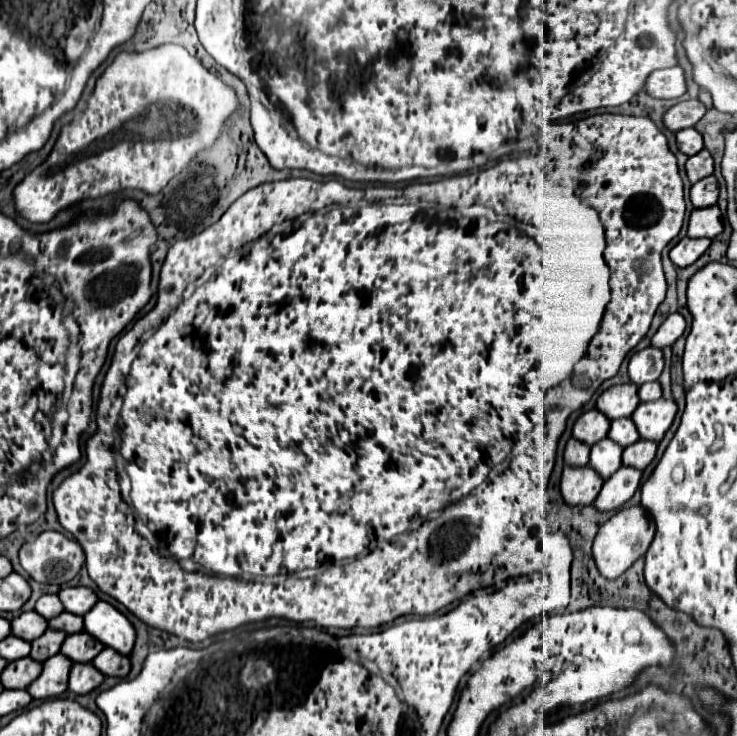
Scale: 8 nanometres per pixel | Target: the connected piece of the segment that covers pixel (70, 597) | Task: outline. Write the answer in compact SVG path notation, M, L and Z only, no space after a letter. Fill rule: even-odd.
M77 586L77 588L63 588L59 592L59 600L67 612L83 616L87 612L87 608L91 608L97 602L97 596L91 588Z

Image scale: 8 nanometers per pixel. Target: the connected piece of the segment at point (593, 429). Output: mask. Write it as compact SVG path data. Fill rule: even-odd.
M589 410L585 414L581 414L573 426L573 438L577 438L579 442L585 442L589 446L593 446L595 442L603 440L609 432L609 418L603 416L597 410Z

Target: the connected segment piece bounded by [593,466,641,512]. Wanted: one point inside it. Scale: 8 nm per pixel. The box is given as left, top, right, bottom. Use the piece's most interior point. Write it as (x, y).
(616, 491)

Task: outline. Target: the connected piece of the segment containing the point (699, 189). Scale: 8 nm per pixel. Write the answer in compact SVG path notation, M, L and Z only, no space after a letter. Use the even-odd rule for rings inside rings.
M707 176L691 186L691 202L695 208L717 204L717 196L719 196L719 190L717 190L715 176Z

